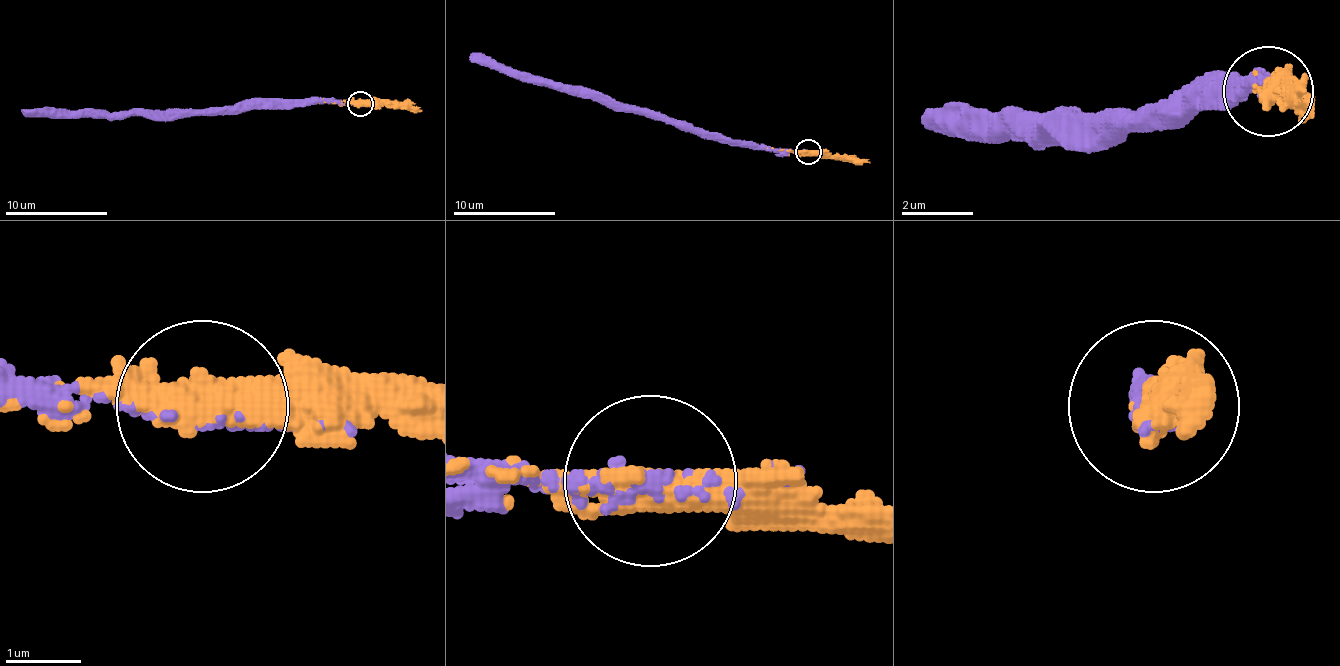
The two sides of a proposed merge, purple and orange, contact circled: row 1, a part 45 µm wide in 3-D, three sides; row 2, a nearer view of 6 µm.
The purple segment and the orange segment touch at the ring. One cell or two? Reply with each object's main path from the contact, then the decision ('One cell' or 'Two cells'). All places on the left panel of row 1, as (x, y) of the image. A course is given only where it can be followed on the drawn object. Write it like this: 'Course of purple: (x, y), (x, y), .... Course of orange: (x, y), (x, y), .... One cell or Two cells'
Course of purple: (361, 104), (261, 101), (161, 112), (22, 109). Course of orange: (361, 104), (402, 104), (422, 112). One cell

